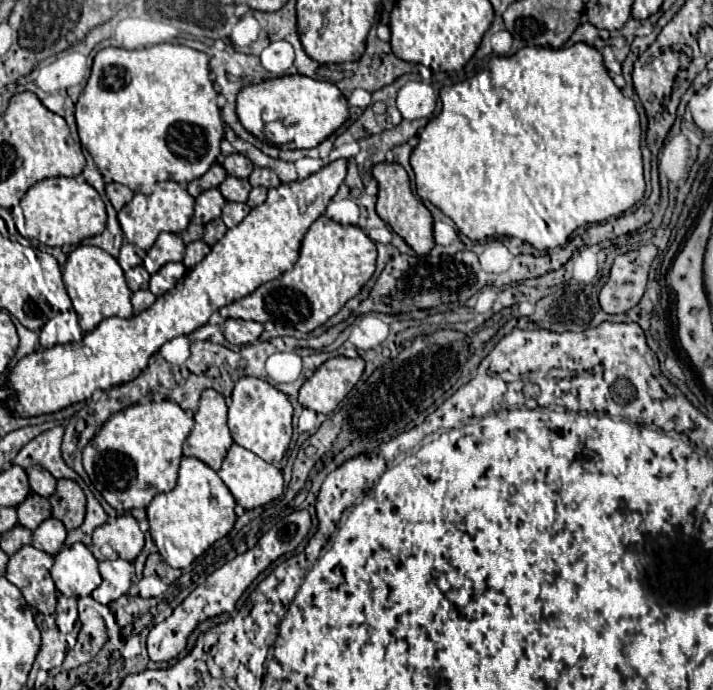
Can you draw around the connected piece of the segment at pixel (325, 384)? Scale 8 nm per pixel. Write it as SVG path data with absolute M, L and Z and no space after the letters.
M337 356L321 364L299 390L299 404L321 414L331 414L351 392L365 370L363 358Z

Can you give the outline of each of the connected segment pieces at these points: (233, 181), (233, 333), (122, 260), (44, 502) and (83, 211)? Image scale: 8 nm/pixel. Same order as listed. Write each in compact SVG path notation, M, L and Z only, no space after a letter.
M227 176L223 180L223 184L219 186L219 192L229 202L245 202L247 196L249 196L249 192L251 192L251 184L249 184L249 180Z
M225 320L221 324L221 332L223 336L235 344L235 346L243 346L243 344L257 344L259 336L263 332L263 324L259 322L247 322L247 320Z
M125 242L121 246L117 261L125 272L129 268L133 268L133 266L141 266L143 264L143 260L137 256L137 248L133 244L129 244L129 242Z
M31 492L19 506L17 506L17 516L19 516L19 524L35 530L43 520L47 520L51 516L51 504L47 498L37 496L35 492Z
M47 178L33 184L20 203L12 209L18 232L27 239L35 239L47 246L75 246L83 238L97 236L105 230L105 204L97 190L81 178Z

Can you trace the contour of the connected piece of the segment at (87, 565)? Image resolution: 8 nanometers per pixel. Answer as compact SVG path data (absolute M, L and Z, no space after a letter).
M81 542L63 546L55 556L51 578L57 590L65 596L89 596L101 584L99 562L93 552Z

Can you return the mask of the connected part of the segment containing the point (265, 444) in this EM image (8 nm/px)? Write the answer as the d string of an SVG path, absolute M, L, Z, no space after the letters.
M245 376L235 384L233 402L229 406L229 430L235 444L255 452L265 462L279 462L291 442L293 406L289 398L267 380Z

